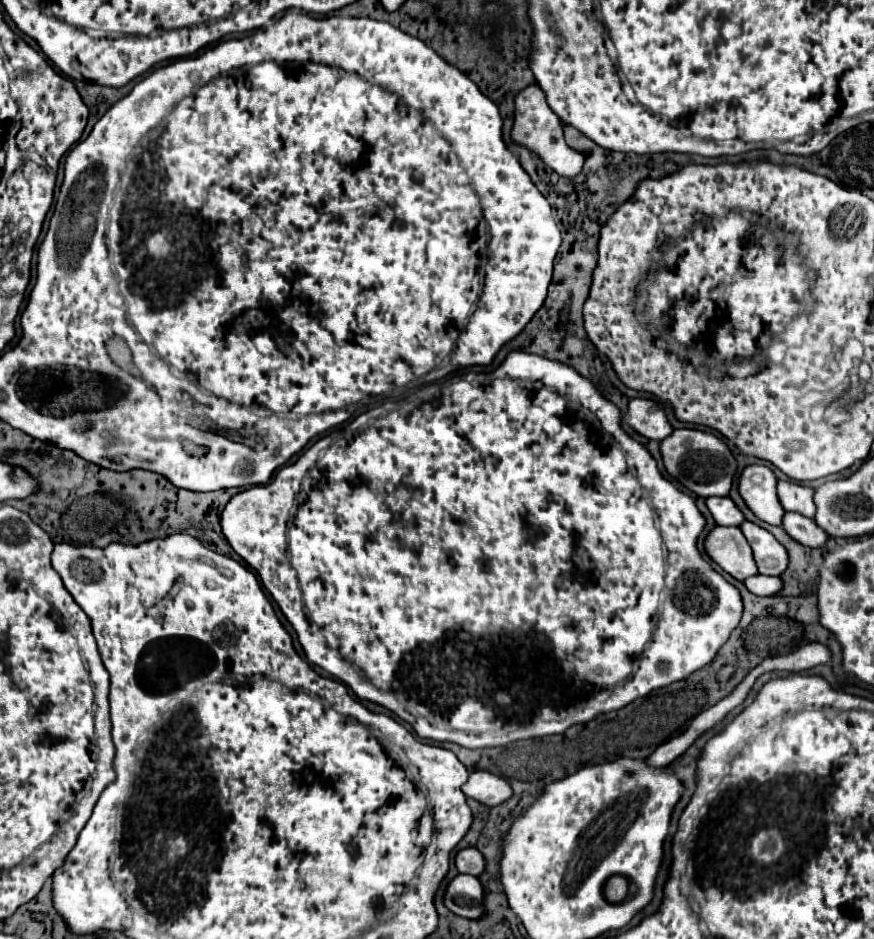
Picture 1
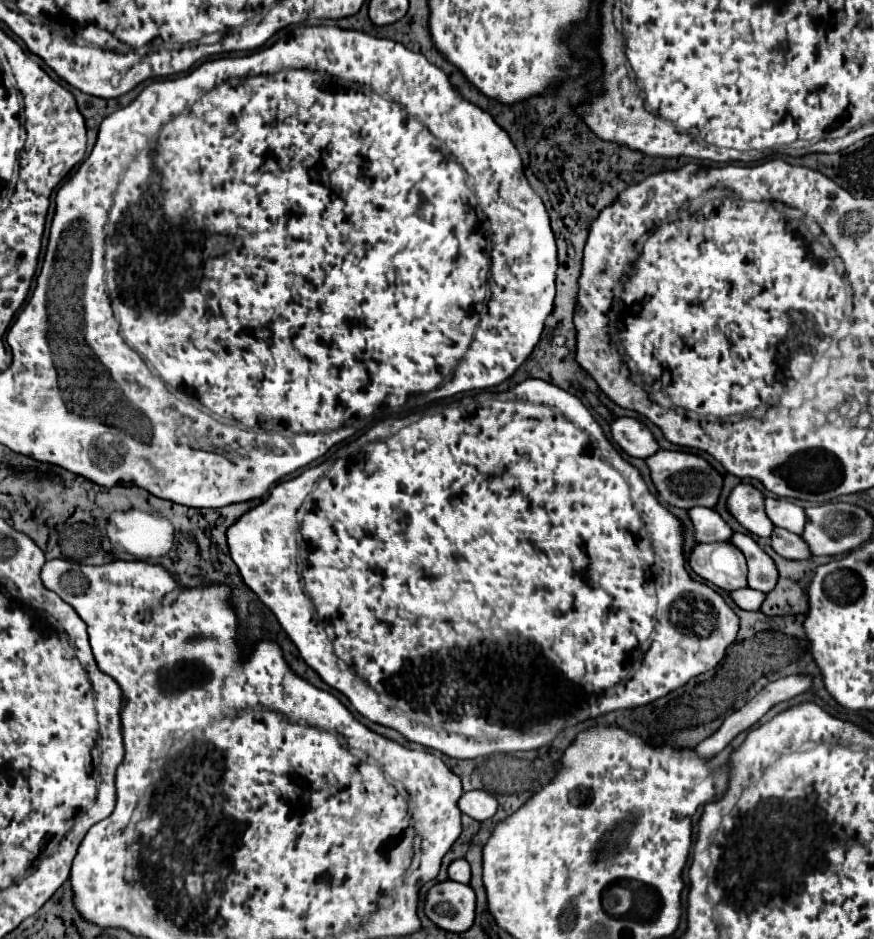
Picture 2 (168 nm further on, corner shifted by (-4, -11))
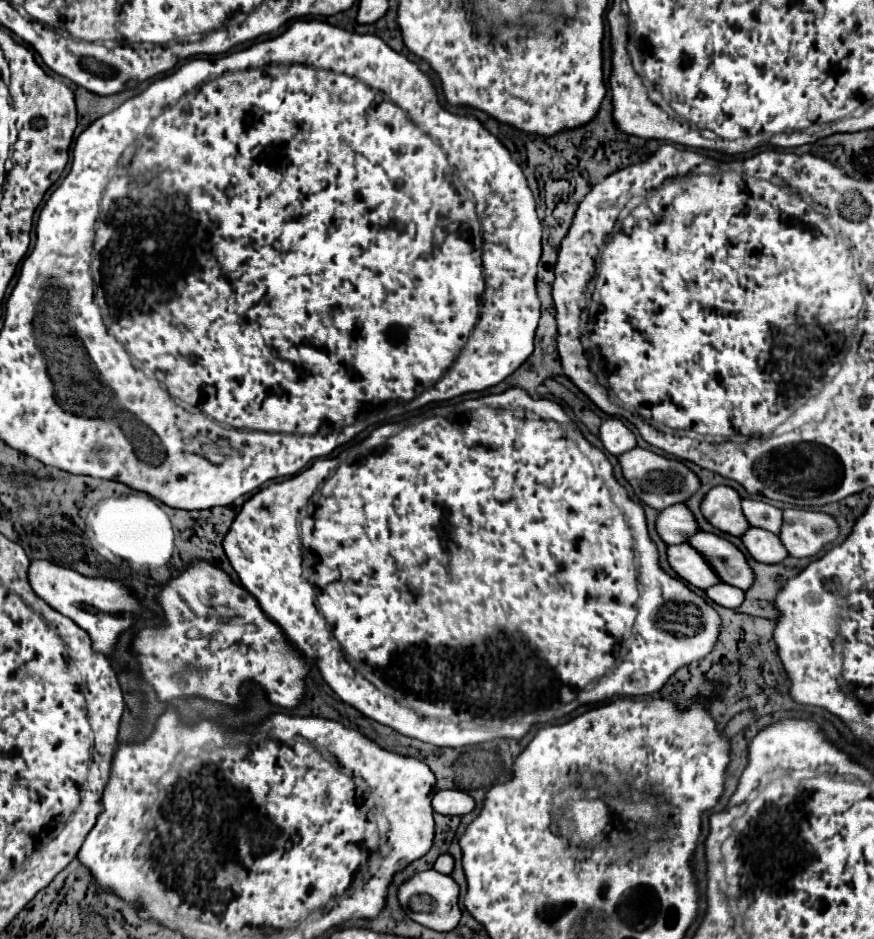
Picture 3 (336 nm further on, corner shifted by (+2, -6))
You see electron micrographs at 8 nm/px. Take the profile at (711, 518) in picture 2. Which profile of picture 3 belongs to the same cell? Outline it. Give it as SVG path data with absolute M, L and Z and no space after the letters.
M674 504L658 514L656 532L664 540L664 544L672 546L686 542L688 536L698 532L698 526L692 512L684 504Z

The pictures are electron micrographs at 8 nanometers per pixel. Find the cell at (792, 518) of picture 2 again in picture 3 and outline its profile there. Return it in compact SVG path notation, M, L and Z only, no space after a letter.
M746 498L746 500L742 500L742 512L744 512L750 526L764 528L772 534L780 532L780 520L782 520L780 508L774 508L772 504L762 502L762 500Z

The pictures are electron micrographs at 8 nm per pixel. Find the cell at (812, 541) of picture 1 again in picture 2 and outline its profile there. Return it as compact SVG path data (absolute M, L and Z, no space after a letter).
M782 527L774 529L770 541L772 541L774 551L786 559L810 559L812 557L806 541L800 535L794 535Z

